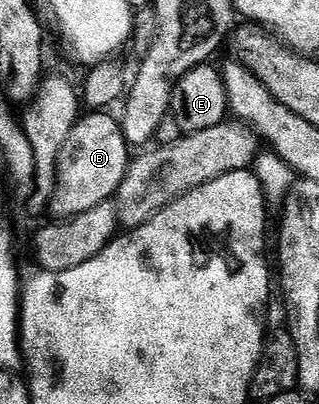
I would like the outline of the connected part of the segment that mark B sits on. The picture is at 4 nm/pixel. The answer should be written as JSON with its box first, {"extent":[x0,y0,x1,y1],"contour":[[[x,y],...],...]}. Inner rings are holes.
{"extent":[49,111,133,221],"contour":[[[107,111],[88,112],[80,116],[73,131],[69,131],[69,139],[65,139],[61,155],[57,155],[55,190],[49,206],[50,216],[55,216],[52,218],[69,221],[77,215],[85,215],[85,211],[93,211],[97,203],[110,201],[118,194],[133,153],[123,134],[122,124],[116,118],[114,121],[111,115]]]}

